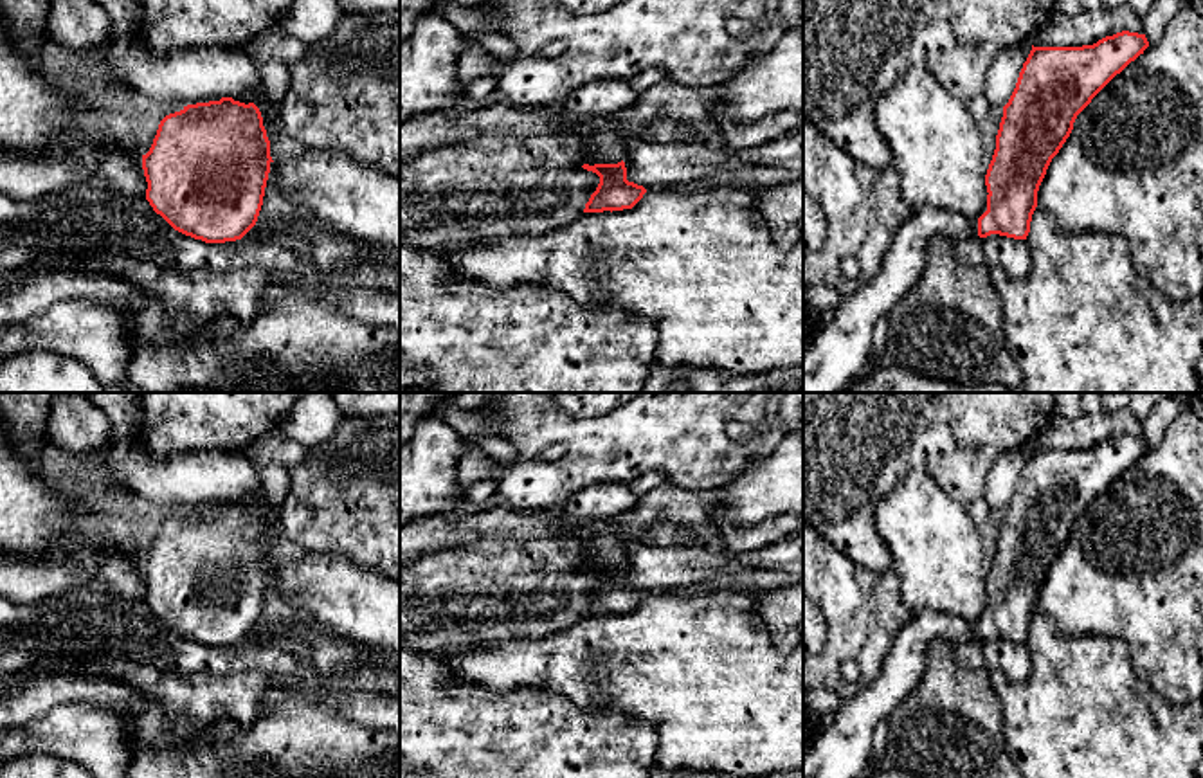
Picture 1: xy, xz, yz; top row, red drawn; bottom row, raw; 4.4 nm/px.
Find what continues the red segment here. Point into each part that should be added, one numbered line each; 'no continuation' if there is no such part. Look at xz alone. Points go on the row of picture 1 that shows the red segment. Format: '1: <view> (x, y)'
1: xz (606, 98)

